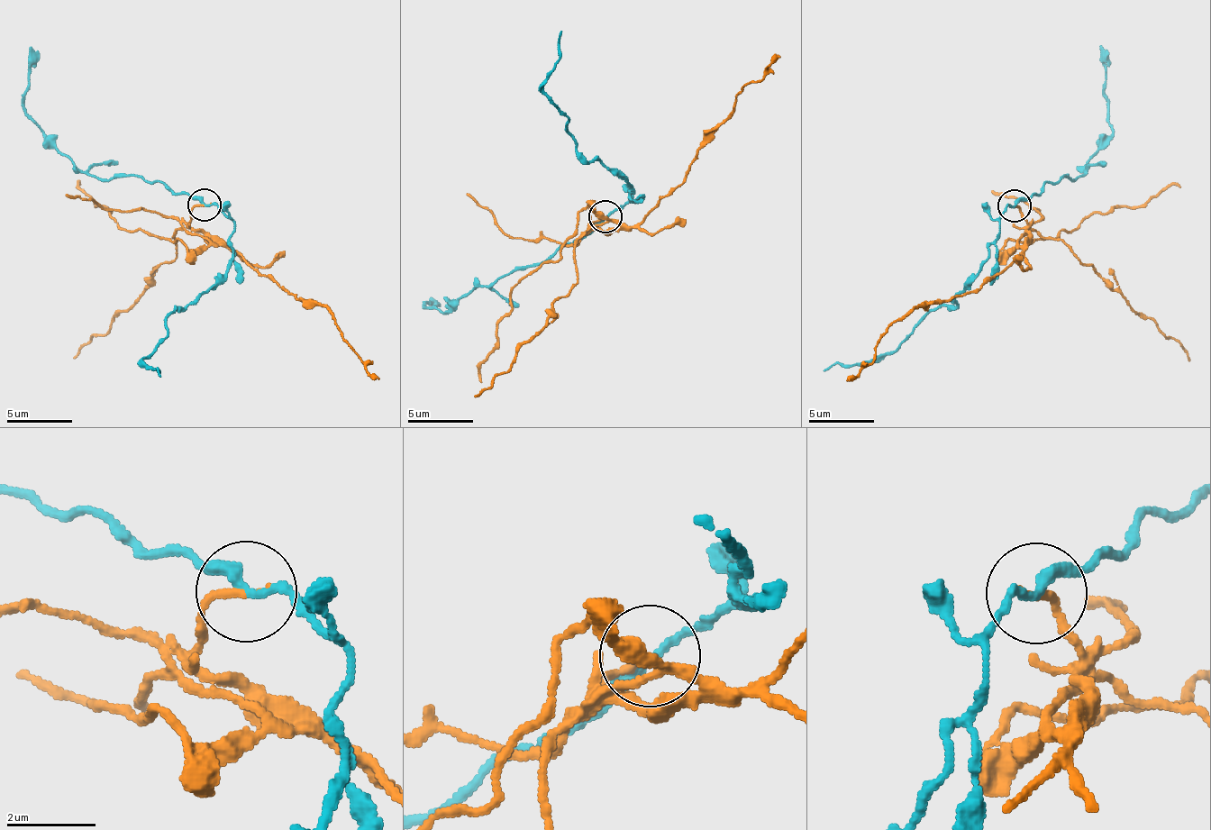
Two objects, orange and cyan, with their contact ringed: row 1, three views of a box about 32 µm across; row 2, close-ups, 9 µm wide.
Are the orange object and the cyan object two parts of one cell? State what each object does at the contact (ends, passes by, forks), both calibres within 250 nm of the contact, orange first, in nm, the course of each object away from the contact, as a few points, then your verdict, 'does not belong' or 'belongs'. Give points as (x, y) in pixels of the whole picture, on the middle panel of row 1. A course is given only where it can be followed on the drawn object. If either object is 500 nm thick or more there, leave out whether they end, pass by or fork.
orange ends; cyan passes by; calibres 150 and 240 nm; course orange (605, 215), (591, 229), (631, 230), (683, 182), (699, 143), (722, 121), (742, 89), (758, 83), (780, 58); course cyan (605, 215), (633, 203), (633, 191), (614, 172), (585, 157), (569, 118), (542, 89), (555, 64), (561, 31); does not belong

